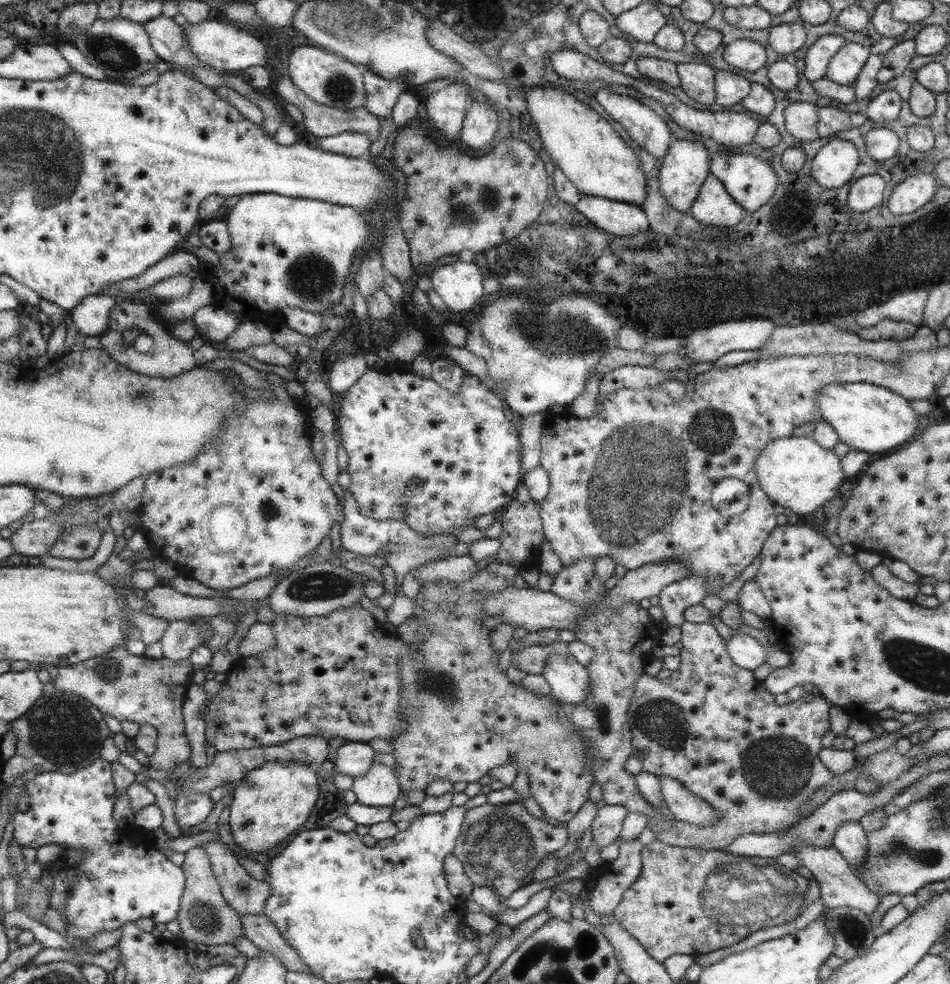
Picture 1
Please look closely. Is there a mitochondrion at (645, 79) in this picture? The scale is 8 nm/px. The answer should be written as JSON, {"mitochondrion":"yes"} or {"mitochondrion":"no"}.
{"mitochondrion":"no"}

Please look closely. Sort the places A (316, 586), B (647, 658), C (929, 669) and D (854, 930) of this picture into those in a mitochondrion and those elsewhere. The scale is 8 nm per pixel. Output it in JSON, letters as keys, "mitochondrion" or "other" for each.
{"A":"mitochondrion","B":"other","C":"mitochondrion","D":"mitochondrion"}

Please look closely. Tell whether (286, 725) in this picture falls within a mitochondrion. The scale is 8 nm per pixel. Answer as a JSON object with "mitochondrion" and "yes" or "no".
{"mitochondrion":"no"}

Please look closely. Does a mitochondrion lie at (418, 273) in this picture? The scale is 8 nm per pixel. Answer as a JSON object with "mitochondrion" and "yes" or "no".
{"mitochondrion":"no"}

